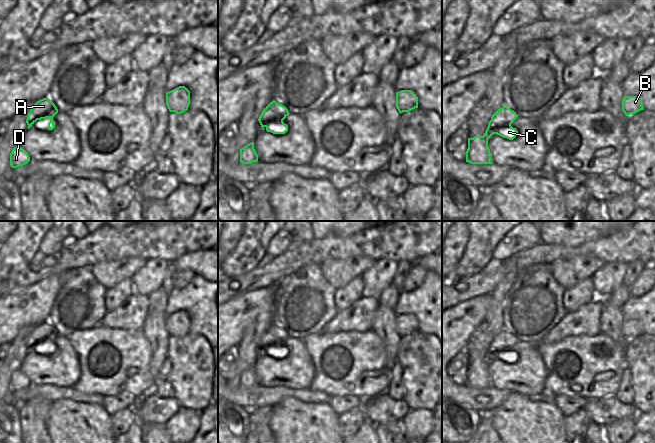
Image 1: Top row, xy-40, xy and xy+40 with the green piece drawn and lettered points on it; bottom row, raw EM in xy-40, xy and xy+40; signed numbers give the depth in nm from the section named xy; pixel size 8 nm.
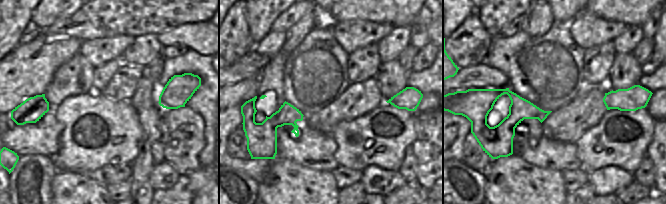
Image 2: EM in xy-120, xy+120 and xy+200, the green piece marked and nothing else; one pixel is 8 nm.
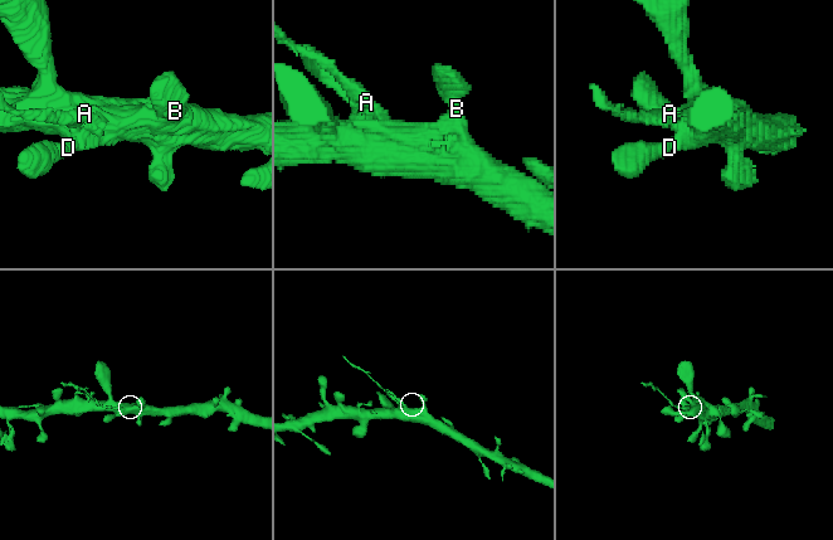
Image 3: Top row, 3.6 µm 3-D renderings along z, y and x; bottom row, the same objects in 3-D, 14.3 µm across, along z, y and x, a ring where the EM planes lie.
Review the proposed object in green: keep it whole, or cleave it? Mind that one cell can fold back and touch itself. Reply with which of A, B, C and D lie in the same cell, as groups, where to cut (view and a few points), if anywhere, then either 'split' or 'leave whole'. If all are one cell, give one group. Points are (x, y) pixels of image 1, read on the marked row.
A / B C D | xy (276, 102), (276, 113), (265, 126) | split

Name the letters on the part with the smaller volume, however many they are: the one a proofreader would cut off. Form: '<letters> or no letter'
A

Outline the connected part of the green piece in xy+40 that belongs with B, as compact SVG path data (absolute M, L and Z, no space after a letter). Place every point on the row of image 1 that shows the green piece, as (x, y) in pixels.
M624 96L622 99L622 111L626 116L644 110L642 99L639 96Z

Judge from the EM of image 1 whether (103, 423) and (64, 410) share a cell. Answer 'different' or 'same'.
same

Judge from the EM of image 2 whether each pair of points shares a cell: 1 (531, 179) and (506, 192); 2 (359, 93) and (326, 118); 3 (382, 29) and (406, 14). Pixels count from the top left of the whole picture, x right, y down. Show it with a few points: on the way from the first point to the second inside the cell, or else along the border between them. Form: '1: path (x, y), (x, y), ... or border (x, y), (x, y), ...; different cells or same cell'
1: path (525, 185), (521, 189), (512, 189); same cell
2: path (351, 101), (334, 114); same cell
3: border (366, 20), (389, 23), (393, 26); different cells

